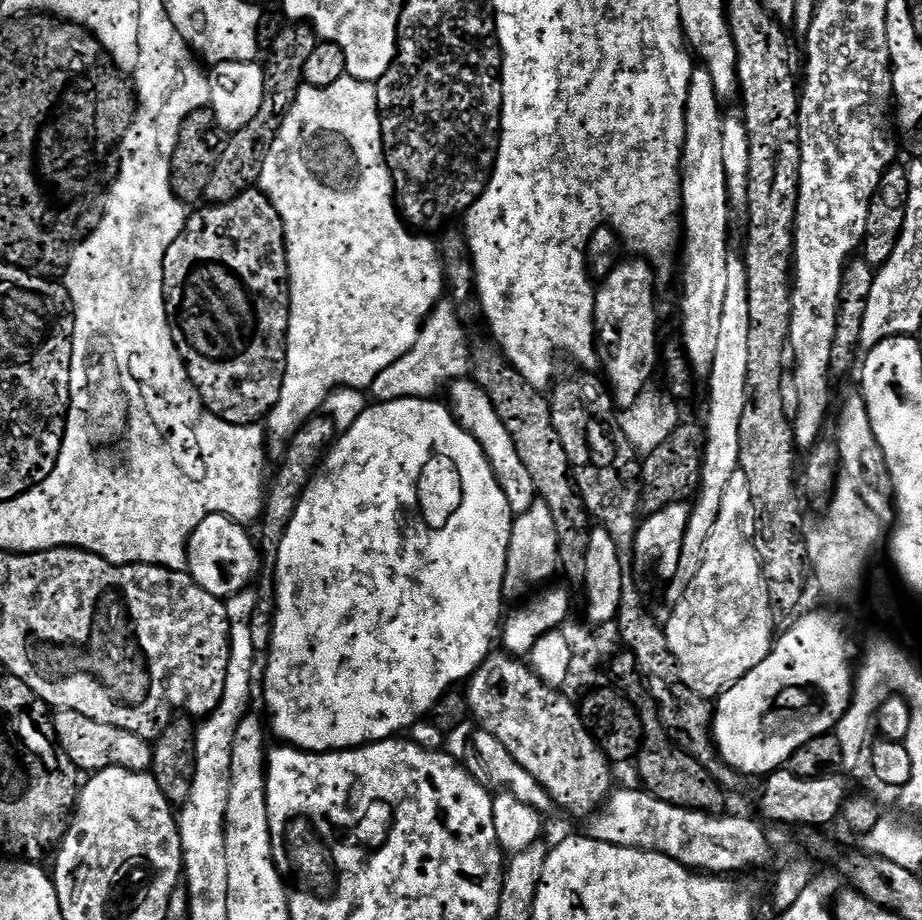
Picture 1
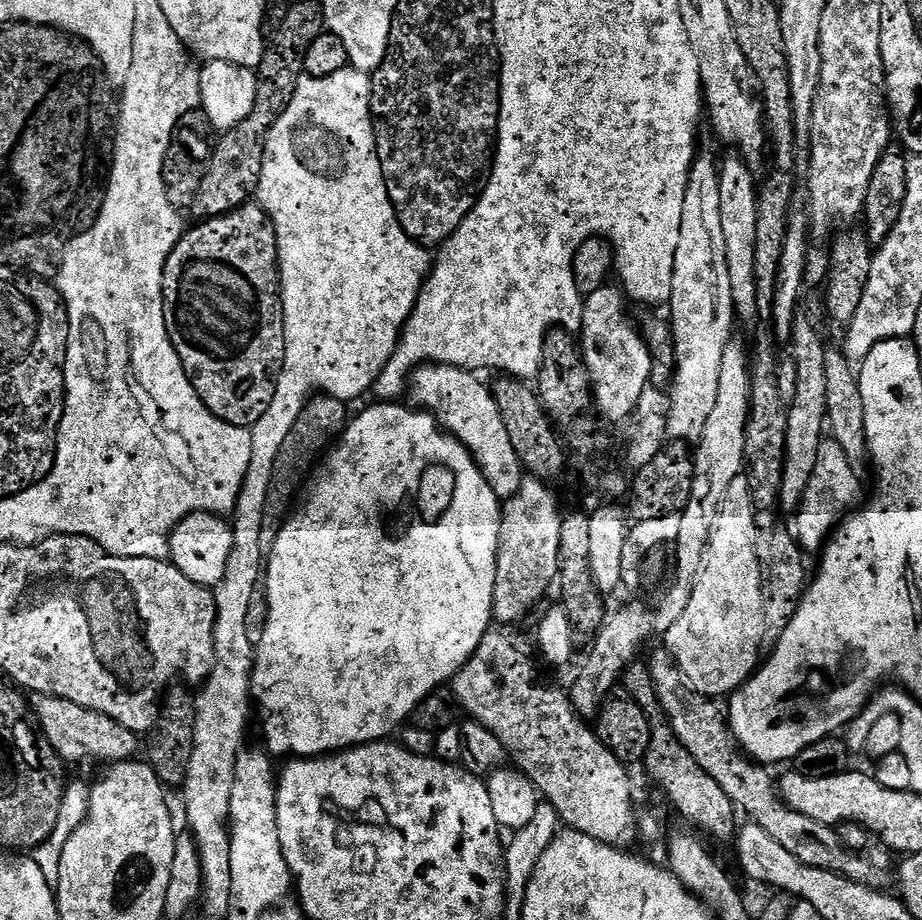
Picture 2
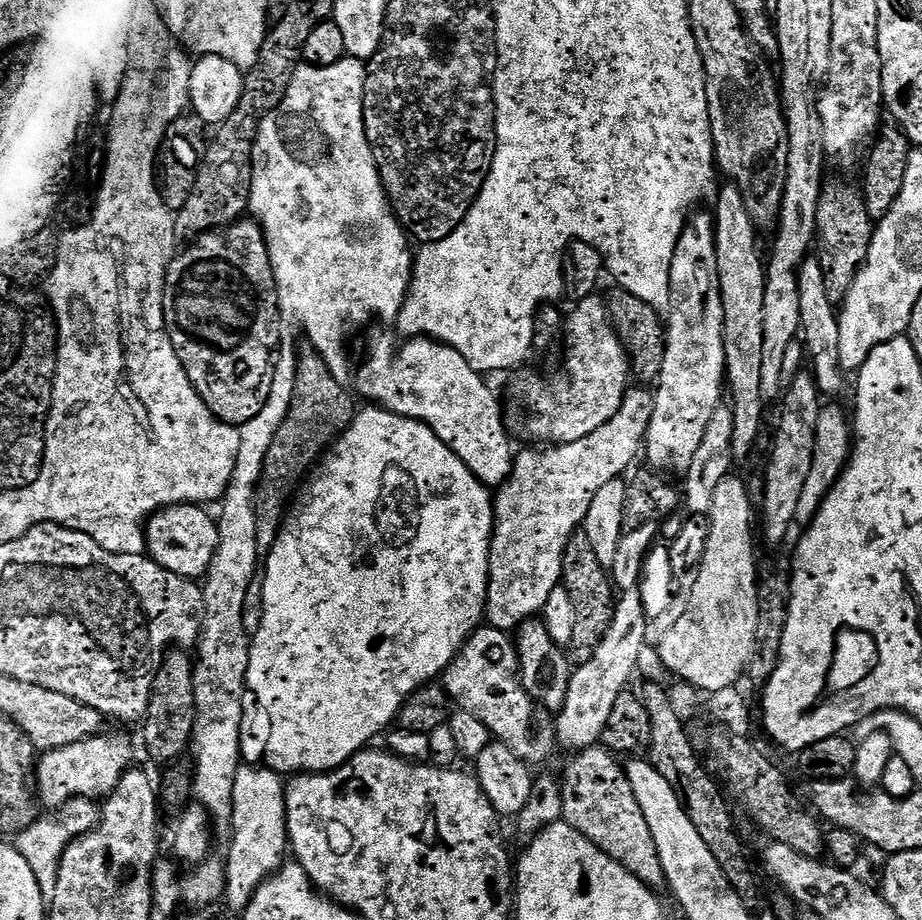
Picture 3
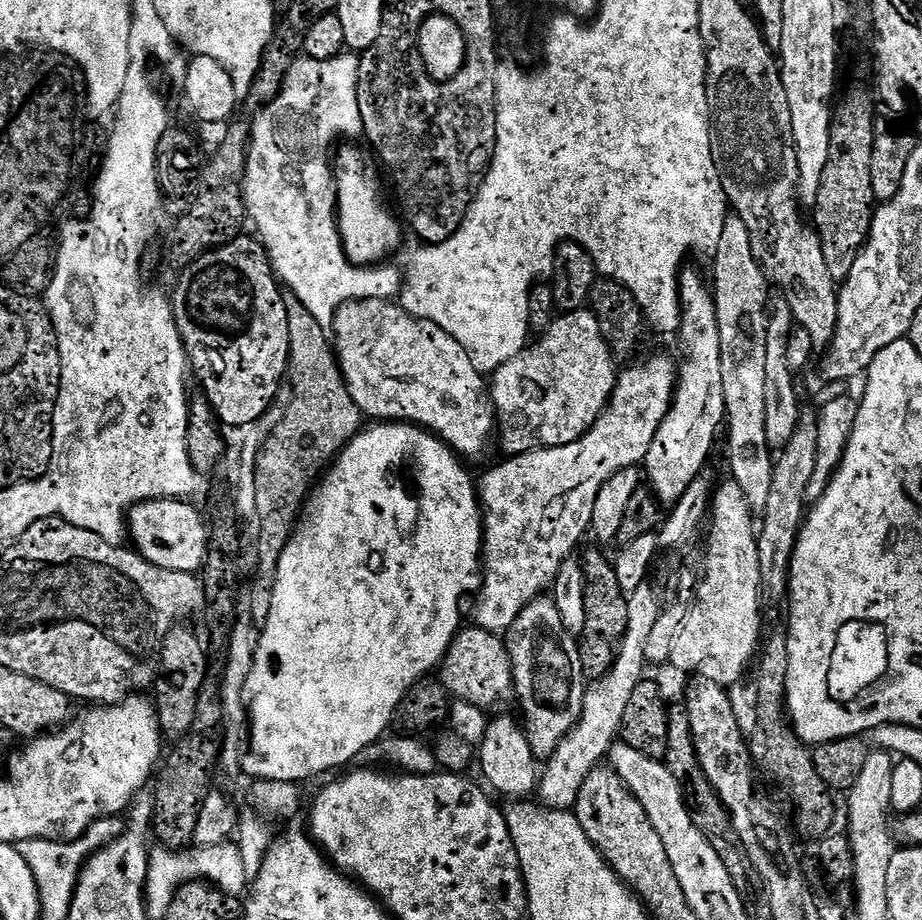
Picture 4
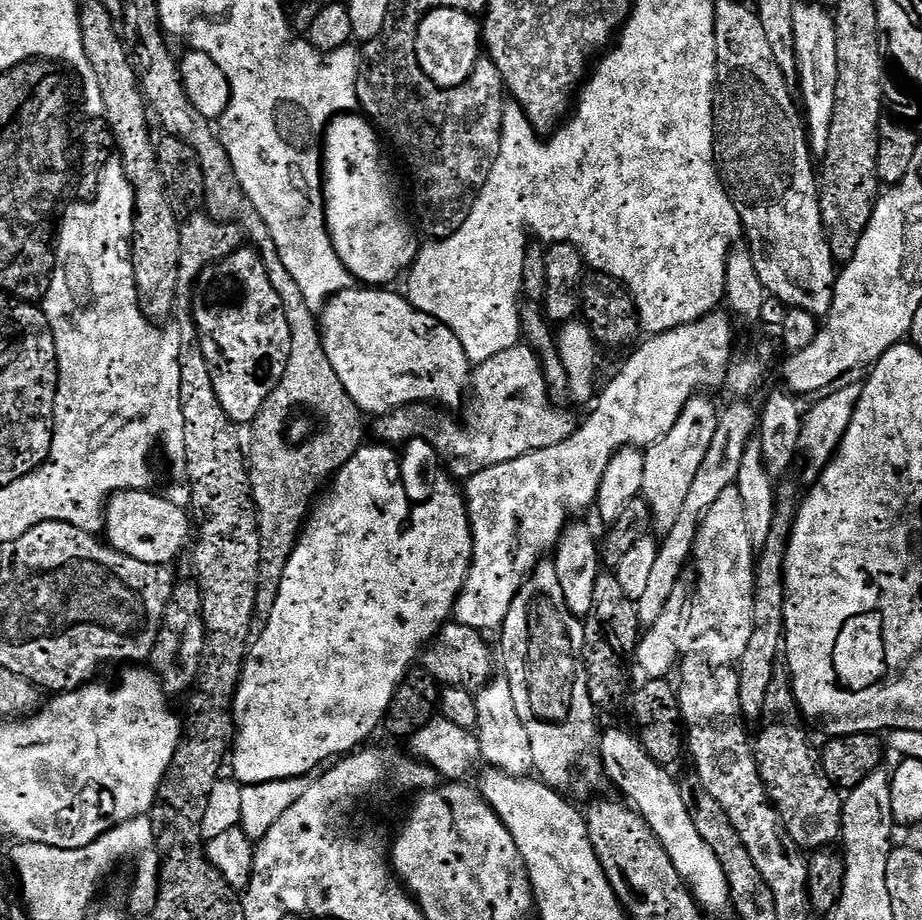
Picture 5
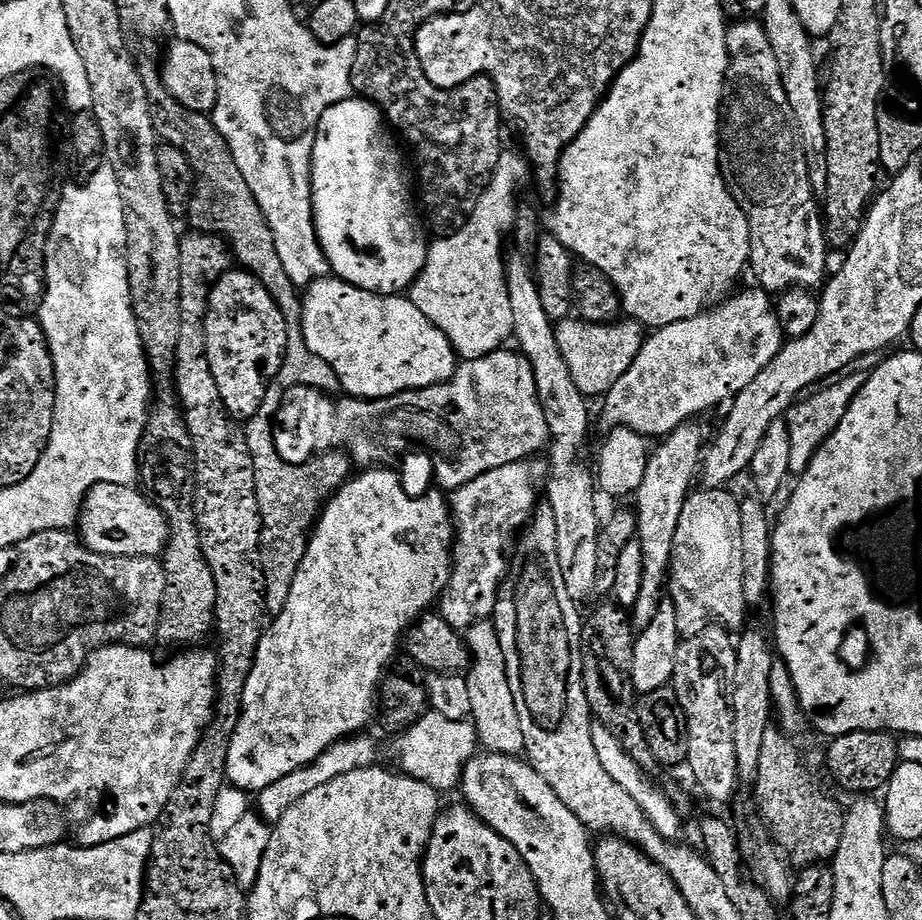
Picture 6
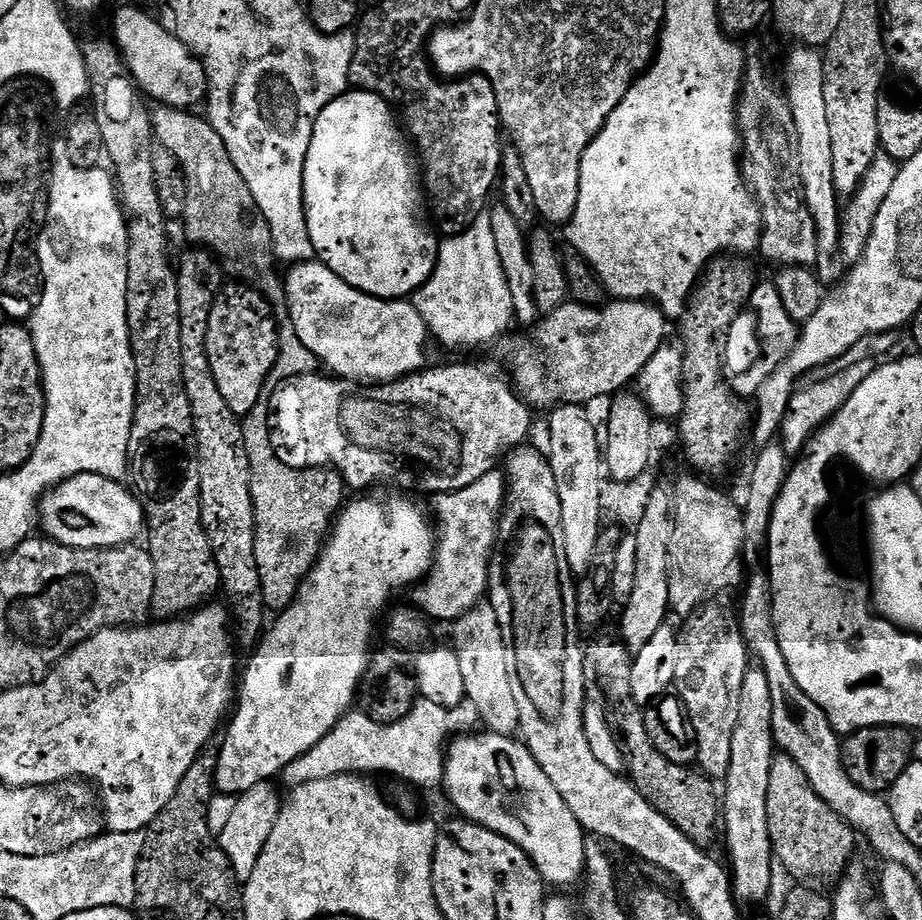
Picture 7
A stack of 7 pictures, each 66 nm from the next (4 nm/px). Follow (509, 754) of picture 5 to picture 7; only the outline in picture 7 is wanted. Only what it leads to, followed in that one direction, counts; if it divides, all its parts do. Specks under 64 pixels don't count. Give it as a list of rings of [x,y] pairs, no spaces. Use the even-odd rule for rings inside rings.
[[[481,602],[471,608],[466,615],[455,621],[452,636],[456,639],[454,651],[458,666],[462,666],[462,682],[466,682],[466,699],[478,706],[480,724],[487,731],[496,732],[499,736],[515,737],[520,731],[518,706],[510,686],[510,673],[506,667],[506,642],[502,642],[502,630],[498,626],[498,614],[494,614],[491,603]]]

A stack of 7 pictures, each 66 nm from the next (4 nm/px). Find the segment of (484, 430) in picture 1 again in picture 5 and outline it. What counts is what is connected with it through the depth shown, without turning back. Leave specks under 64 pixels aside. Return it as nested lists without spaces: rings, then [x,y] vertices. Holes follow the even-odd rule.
[[[350,286],[331,296],[319,313],[322,346],[346,394],[354,398],[364,414],[393,412],[395,408],[405,408],[408,404],[433,404],[448,410],[459,409],[470,388],[470,361],[466,350],[462,350],[462,342],[458,342],[458,338],[454,338],[454,330],[438,322],[438,318],[418,310],[401,293],[399,296],[388,291],[392,290],[381,290],[376,286]]]

